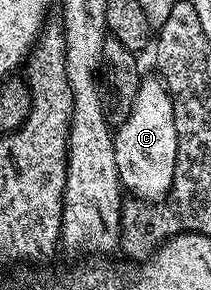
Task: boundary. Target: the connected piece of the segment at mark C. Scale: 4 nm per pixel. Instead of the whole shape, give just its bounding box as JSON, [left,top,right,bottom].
[113,77,178,200]

